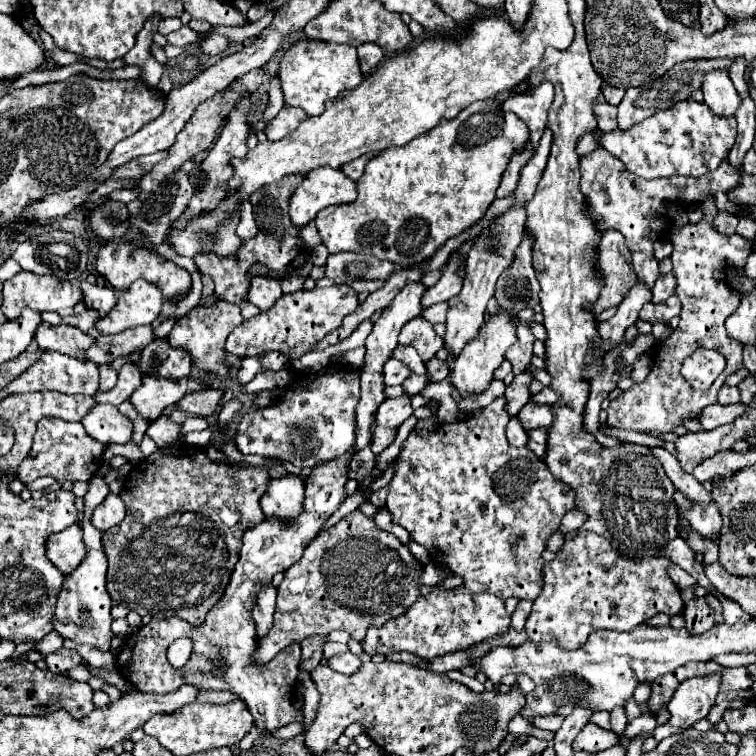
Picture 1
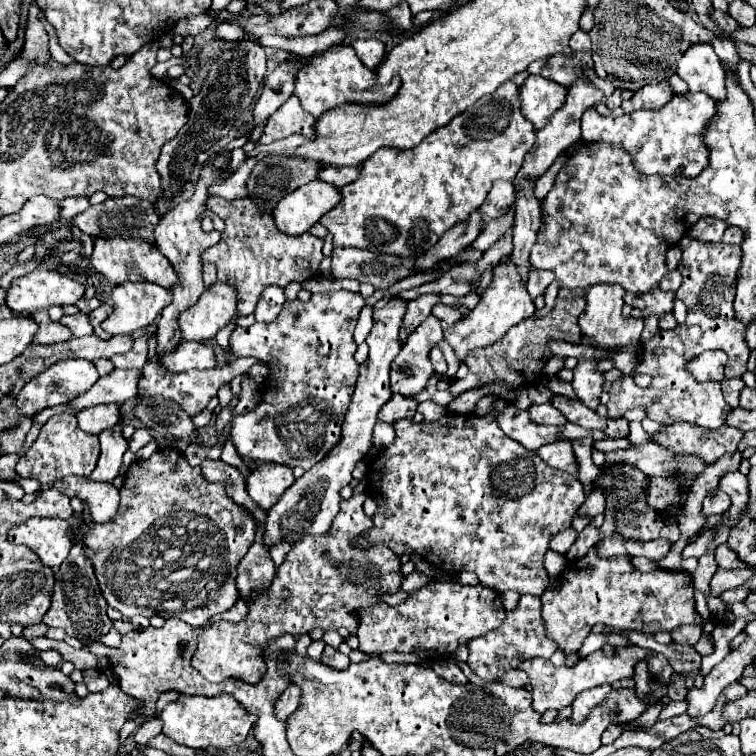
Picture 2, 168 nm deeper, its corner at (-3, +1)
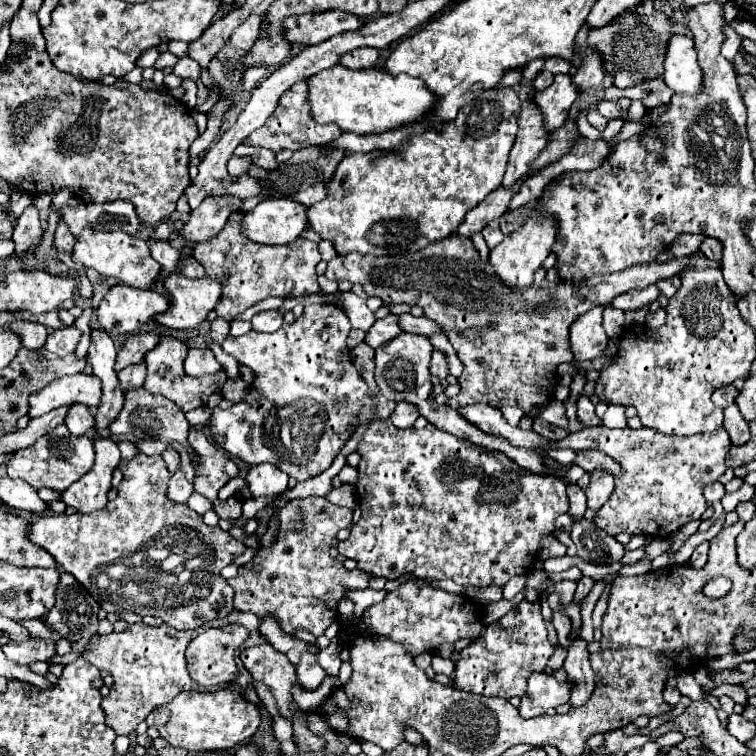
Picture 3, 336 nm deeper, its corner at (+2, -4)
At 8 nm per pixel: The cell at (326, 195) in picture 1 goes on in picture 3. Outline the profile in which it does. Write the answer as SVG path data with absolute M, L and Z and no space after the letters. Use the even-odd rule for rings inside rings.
M276 198L276 200L262 200L254 210L246 212L242 222L242 232L260 244L290 244L294 242L306 228L308 228L308 206L294 202L292 198Z

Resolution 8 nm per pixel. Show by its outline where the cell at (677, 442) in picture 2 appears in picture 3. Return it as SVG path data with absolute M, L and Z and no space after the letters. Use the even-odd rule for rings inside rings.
M472 404L458 410L470 424L478 426L486 434L494 434L512 442L512 446L544 454L548 448L572 448L572 450L600 450L612 456L622 464L624 474L615 476L615 488L610 500L596 512L594 524L606 530L610 536L618 532L646 534L654 538L668 538L684 524L698 520L708 504L702 496L702 488L710 482L716 482L724 470L724 458L732 446L726 428L718 428L712 434L694 434L694 436L670 436L654 428L624 428L612 430L606 426L582 428L580 432L568 434L564 440L550 442L534 430L522 430L520 426L510 426L500 410L486 404Z

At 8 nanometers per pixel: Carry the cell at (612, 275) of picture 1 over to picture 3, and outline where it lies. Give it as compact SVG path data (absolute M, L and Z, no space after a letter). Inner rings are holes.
M594 306L590 312L576 318L576 322L570 326L570 342L574 360L592 360L598 356L604 356L608 348L608 334L602 326L602 306Z

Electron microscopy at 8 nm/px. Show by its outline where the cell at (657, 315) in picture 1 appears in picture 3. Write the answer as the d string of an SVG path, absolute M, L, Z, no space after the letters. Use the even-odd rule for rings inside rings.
M646 286L642 290L628 290L626 294L620 294L618 298L612 300L614 308L620 310L638 310L644 306L650 306L658 298L658 288L656 286Z

